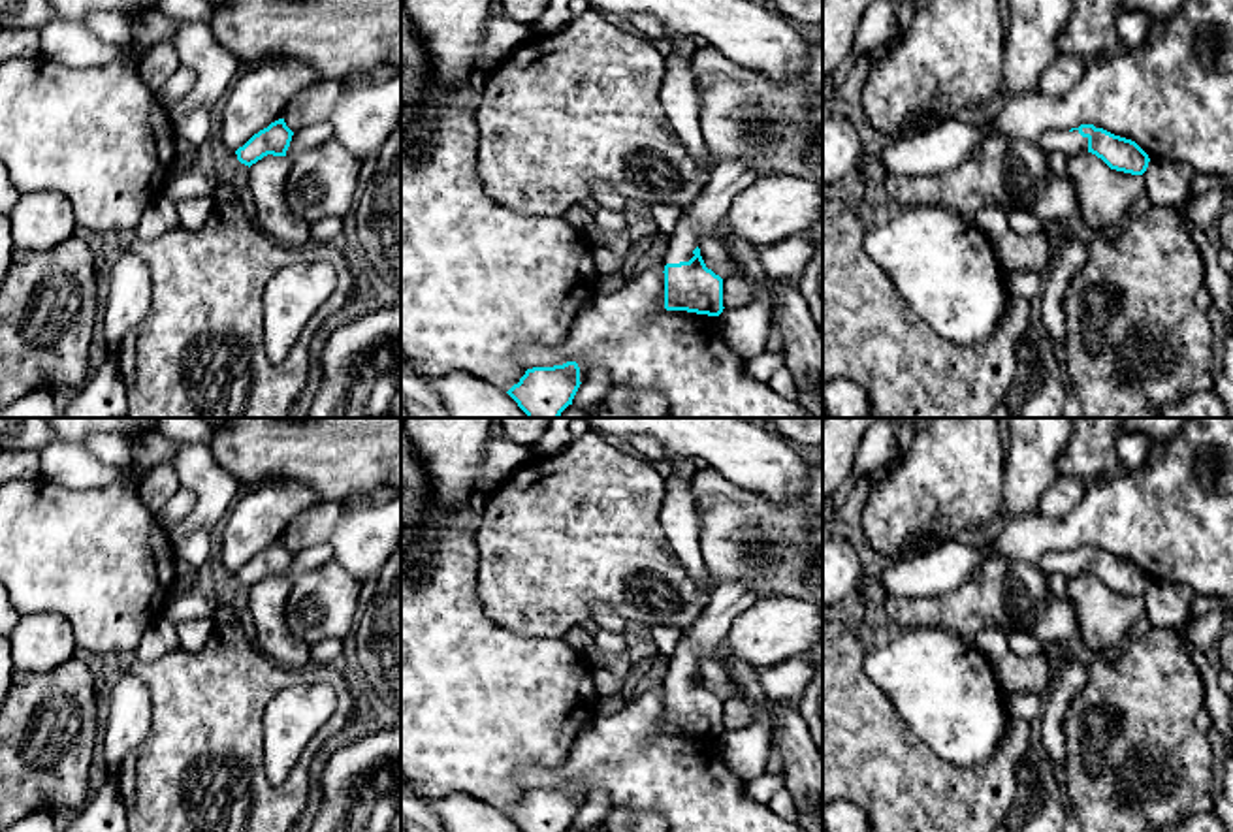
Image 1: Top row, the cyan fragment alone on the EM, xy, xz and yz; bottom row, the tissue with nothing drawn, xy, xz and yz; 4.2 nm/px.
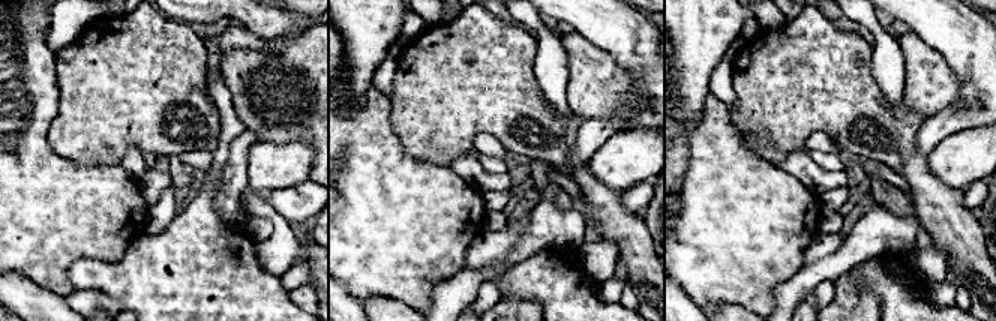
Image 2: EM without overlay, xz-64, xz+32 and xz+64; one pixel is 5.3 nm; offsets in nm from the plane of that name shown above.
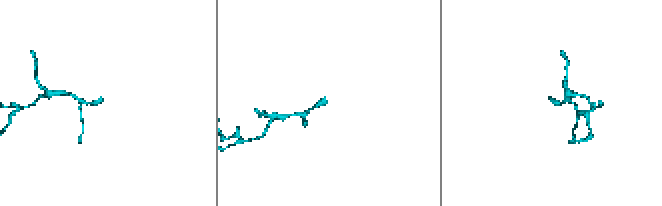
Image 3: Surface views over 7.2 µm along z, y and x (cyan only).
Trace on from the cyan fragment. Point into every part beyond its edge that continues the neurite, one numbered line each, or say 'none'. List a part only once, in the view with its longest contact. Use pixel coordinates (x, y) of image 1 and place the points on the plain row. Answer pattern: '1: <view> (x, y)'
1: xz (704, 639)

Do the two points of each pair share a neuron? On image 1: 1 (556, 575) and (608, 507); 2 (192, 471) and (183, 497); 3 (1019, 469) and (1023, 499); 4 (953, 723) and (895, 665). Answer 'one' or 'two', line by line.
1: one
2: two
3: one
4: one

